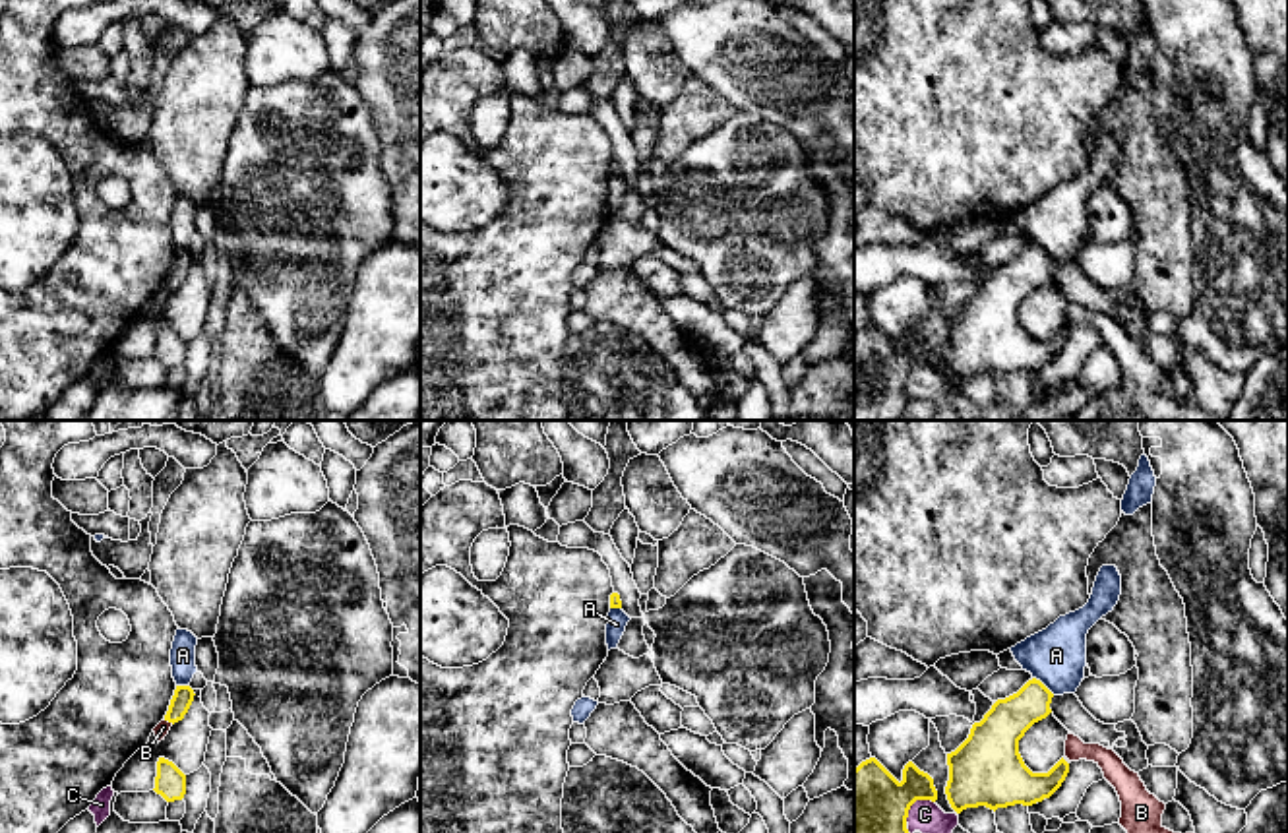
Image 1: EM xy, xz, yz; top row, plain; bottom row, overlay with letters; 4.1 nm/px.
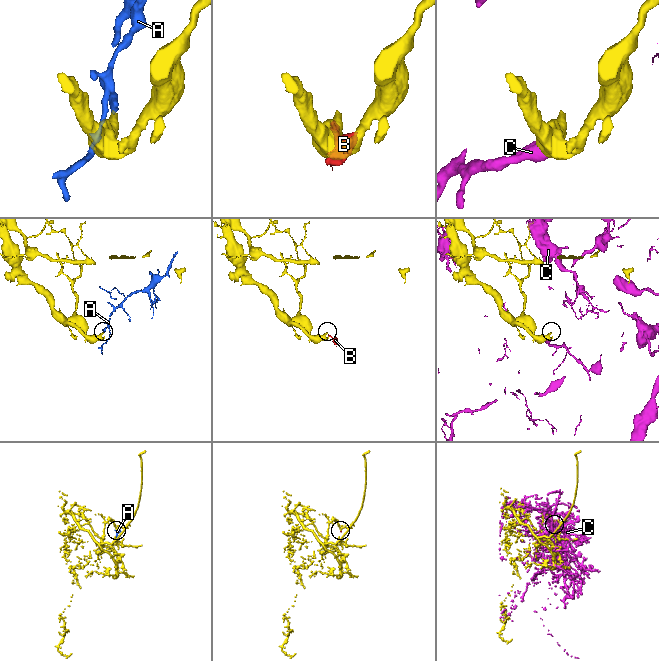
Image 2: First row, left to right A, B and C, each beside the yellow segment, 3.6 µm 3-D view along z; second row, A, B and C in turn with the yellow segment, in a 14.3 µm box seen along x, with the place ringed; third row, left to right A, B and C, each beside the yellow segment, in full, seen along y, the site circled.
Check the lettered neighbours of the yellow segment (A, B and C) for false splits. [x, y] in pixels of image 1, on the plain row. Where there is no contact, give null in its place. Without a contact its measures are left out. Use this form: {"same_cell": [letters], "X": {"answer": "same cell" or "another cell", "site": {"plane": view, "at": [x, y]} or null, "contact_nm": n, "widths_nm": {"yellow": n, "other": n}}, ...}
{"same_cell": [], "A": {"answer": "another cell", "site": {"plane": "yz", "at": [1042, 250]}, "contact_nm": 120, "widths_nm": {"yellow": 180, "other": 240}}, "B": {"answer": "another cell", "site": {"plane": "xy", "at": [169, 287]}, "contact_nm": 50, "widths_nm": {"yellow": 90, "other": 60}}, "C": {"answer": "another cell", "site": {"plane": "yz", "at": [915, 367]}, "contact_nm": 160, "widths_nm": {"yellow": 400, "other": 140}}}

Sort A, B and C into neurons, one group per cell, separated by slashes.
A / B / C

